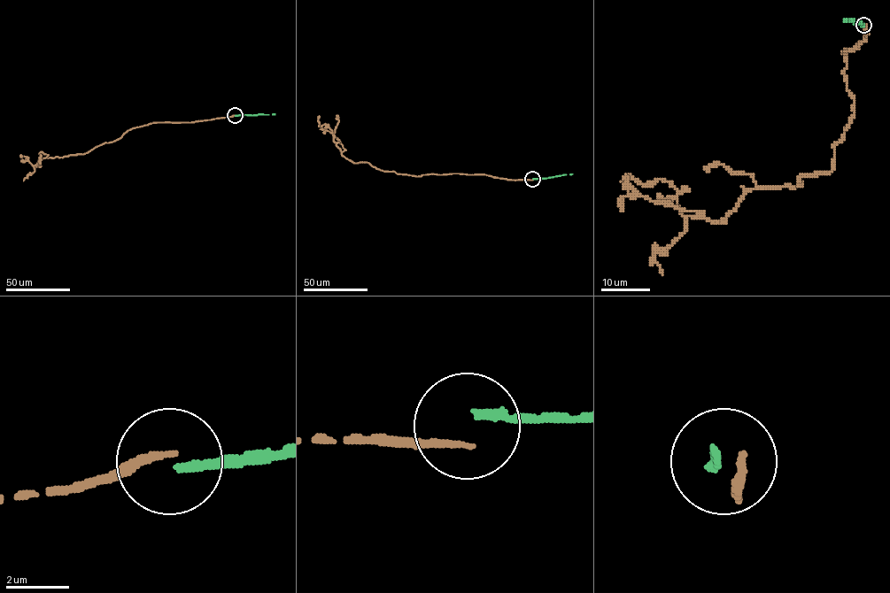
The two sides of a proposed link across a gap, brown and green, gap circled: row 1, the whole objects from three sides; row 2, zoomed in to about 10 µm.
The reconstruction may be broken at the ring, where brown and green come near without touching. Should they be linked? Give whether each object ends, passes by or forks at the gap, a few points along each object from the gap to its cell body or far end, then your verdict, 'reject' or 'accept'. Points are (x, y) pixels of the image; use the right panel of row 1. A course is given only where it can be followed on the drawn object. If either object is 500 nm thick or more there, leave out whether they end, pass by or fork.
brown ends | green ends | brown via (865, 23), (842, 51), (853, 114), (827, 173), (750, 188), (716, 221), (684, 216), (662, 180), (621, 181) | green via (862, 26), (859, 21), (845, 19) | reject

